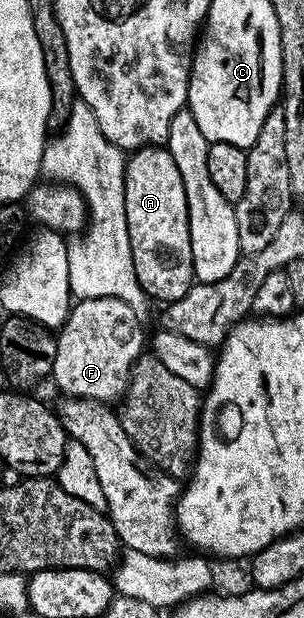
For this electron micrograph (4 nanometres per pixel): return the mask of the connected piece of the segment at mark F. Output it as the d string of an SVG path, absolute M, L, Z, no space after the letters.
M100 297L77 300L56 335L58 344L52 383L66 397L95 399L97 403L107 405L117 404L125 396L126 387L130 384L130 370L144 351L142 323L140 316L119 299Z

